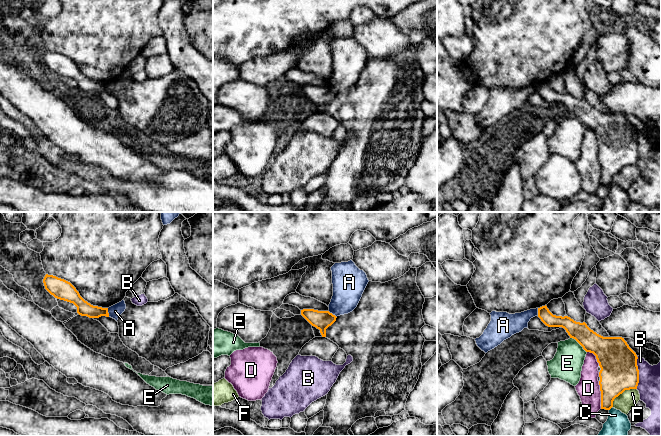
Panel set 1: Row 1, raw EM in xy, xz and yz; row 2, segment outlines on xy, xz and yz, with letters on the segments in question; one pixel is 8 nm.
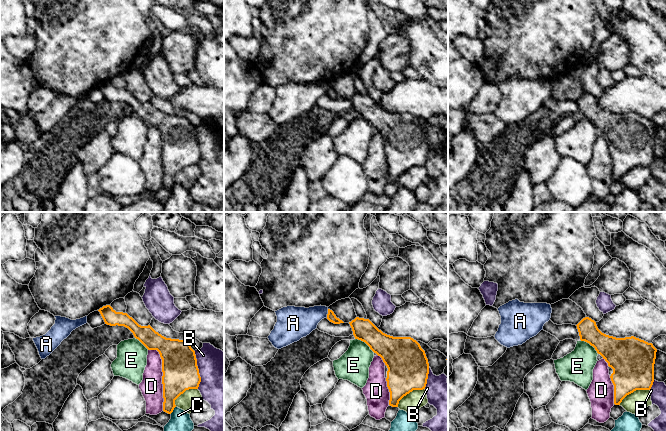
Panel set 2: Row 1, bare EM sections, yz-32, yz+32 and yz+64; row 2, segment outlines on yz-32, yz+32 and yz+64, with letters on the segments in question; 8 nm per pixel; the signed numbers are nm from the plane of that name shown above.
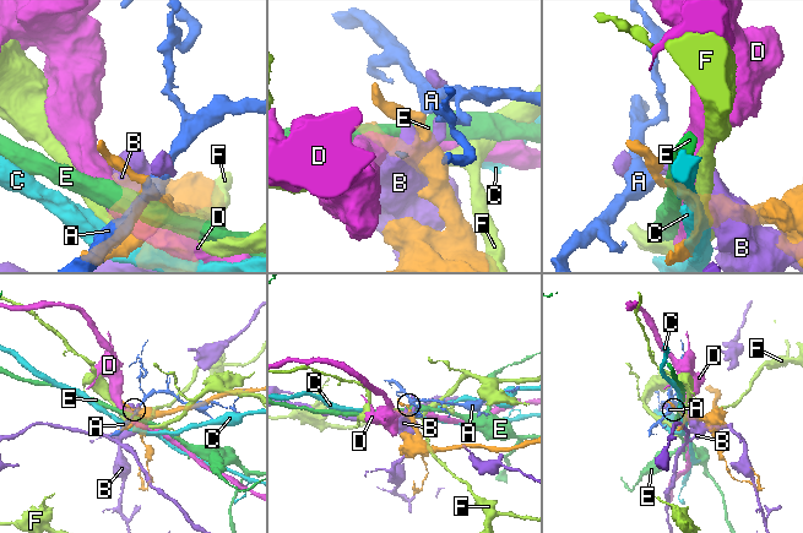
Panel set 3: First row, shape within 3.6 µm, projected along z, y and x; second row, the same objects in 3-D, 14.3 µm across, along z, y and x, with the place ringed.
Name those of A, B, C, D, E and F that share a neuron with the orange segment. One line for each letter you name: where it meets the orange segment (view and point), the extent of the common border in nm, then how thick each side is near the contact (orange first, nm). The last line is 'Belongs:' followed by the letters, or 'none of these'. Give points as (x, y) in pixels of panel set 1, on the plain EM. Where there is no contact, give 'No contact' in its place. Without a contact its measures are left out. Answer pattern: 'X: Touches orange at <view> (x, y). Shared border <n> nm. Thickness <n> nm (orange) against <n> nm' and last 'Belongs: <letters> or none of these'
Belongs: none of these

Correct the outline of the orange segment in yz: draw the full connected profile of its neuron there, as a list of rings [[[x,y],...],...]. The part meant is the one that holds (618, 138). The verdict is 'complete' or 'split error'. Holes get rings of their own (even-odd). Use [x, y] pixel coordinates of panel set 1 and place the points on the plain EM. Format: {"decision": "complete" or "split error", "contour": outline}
{"decision": "complete", "contour": [[[547,82],[538,84],[538,93],[548,103],[562,103],[570,114],[575,115],[586,128],[593,129],[601,144],[599,148],[599,161],[601,167],[601,185],[610,186],[613,177],[625,166],[637,165],[639,159],[639,146],[637,142],[637,131],[629,123],[622,113],[603,113],[591,106],[585,98],[576,98],[568,92],[553,91]]]}

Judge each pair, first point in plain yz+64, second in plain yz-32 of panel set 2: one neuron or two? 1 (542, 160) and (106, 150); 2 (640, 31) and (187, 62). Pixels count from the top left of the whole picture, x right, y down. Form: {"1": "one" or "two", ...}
{"1": "one", "2": "two"}

